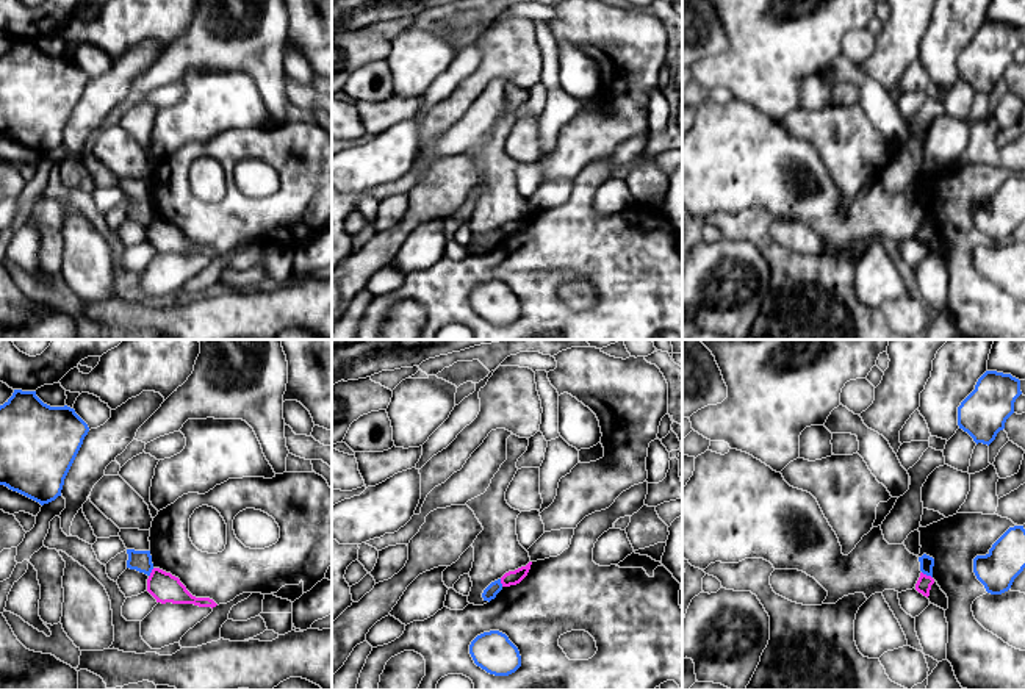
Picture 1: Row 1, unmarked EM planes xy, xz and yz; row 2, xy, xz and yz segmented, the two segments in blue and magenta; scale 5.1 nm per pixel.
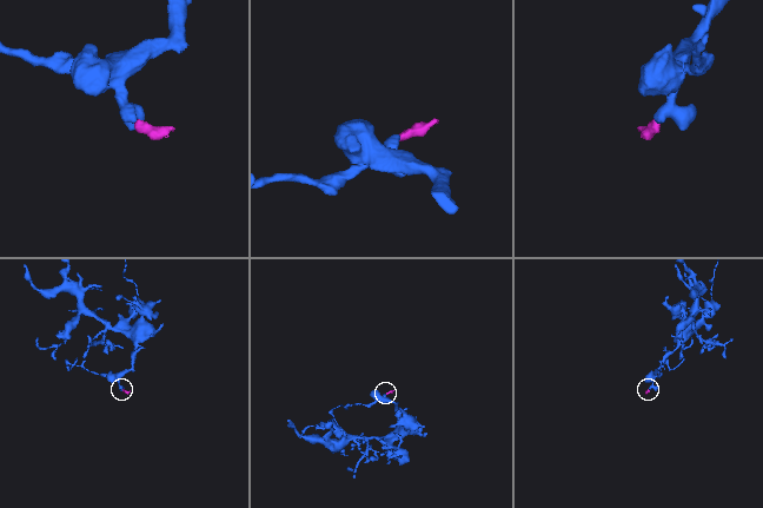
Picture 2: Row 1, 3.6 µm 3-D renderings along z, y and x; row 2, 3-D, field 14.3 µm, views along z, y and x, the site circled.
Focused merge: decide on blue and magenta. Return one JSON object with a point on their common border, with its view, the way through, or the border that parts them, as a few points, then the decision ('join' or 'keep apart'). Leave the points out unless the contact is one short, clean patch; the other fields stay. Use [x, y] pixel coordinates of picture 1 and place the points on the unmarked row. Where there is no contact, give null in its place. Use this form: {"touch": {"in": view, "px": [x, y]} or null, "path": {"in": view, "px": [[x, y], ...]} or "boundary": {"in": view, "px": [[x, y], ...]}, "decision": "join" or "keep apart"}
{"touch": {"in": "yz", "px": [927, 224]}, "boundary": {"in": "yz", "px": [[922, 221], [931, 227]]}, "decision": "keep apart"}

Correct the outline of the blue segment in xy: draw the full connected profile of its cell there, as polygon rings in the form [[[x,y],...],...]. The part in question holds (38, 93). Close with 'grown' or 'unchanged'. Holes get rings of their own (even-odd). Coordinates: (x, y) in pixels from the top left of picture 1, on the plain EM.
[[[14,39],[0,55],[0,135],[41,155],[55,150],[88,81],[88,74],[74,58],[50,56],[36,41]]] | unchanged

